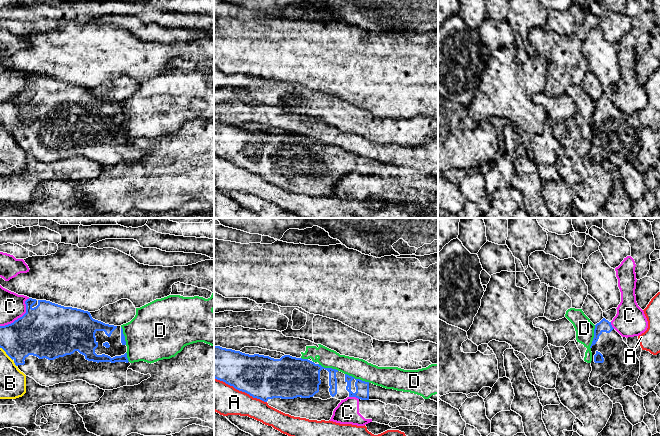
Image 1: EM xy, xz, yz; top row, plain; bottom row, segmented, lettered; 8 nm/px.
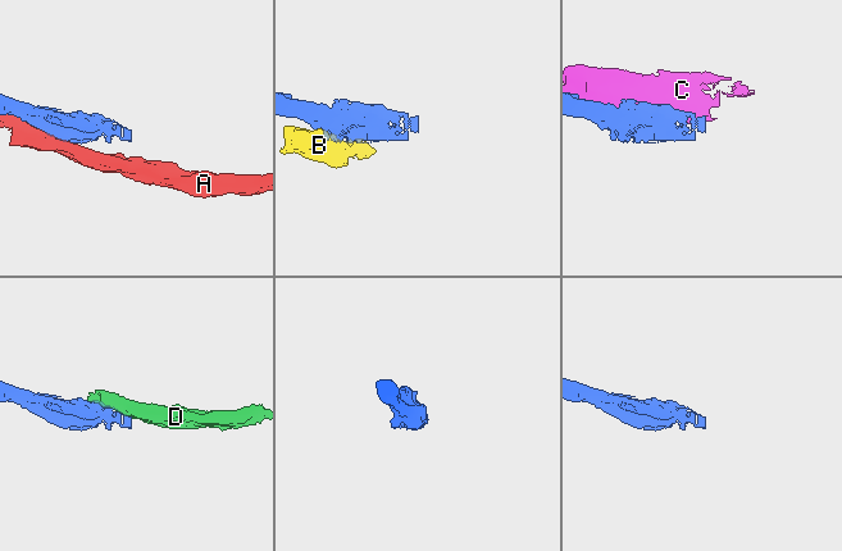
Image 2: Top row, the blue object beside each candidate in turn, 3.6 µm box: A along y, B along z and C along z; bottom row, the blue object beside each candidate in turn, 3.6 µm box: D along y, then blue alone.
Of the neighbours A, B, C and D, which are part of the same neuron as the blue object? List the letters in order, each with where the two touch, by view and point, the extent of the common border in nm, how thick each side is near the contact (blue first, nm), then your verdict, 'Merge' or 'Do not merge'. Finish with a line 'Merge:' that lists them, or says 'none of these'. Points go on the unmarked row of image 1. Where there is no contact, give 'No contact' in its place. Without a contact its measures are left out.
A: Touches blue at xz (240, 166). Shared border 460 nm. Thickness 340 nm (blue) against 260 nm. Do not merge
B: Touches blue at xy (9, 132). Shared border 200 nm. Thickness 320 nm (blue) against 200 nm. Do not merge
C: Touches blue at xy (20, 93). Shared border 340 nm. Thickness 440 nm (blue) against 200 nm. Do not merge
D: Touches blue at xz (357, 155). Shared border 220 nm. Thickness 110 nm (blue) against 180 nm. Do not merge
Merge: none of these

